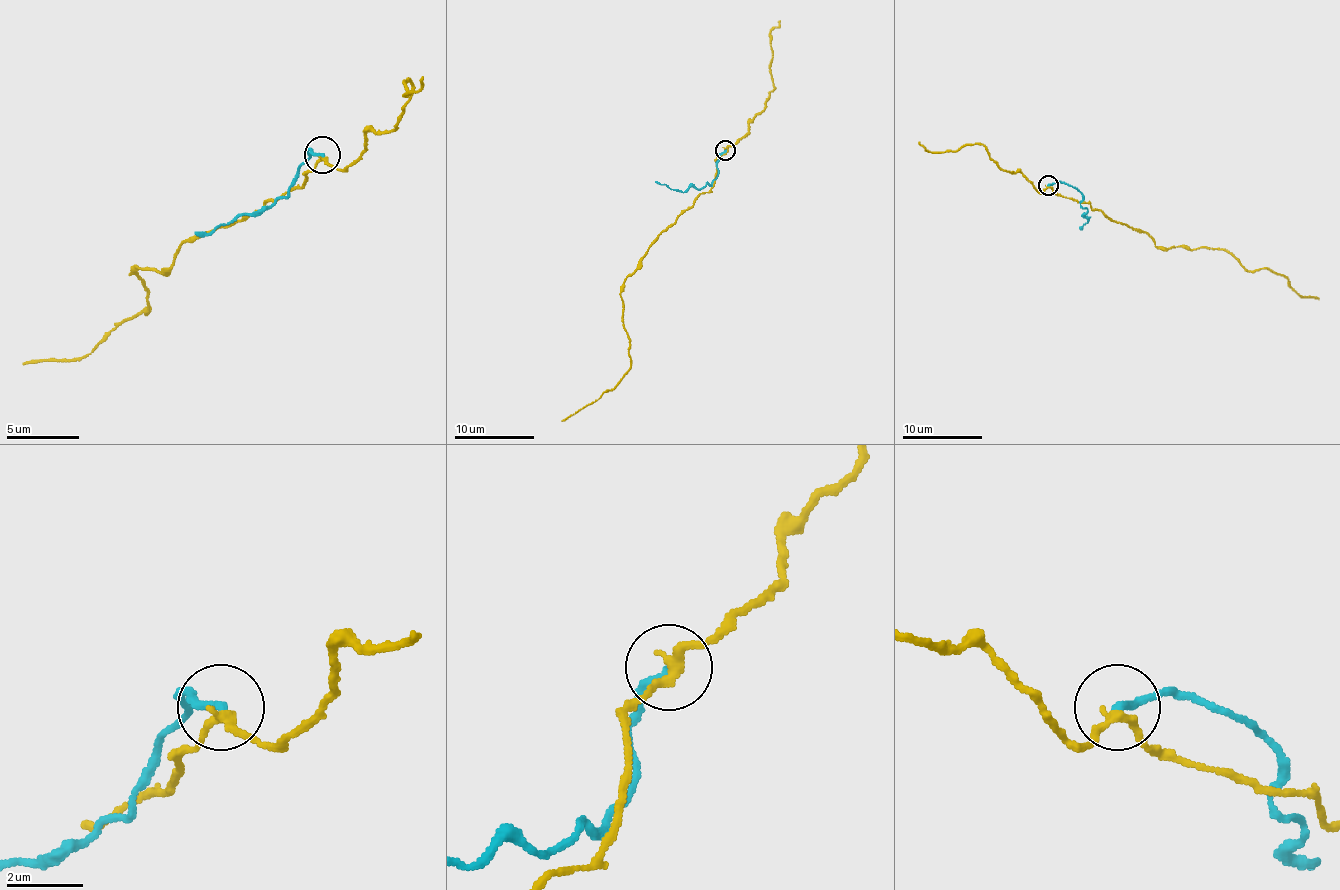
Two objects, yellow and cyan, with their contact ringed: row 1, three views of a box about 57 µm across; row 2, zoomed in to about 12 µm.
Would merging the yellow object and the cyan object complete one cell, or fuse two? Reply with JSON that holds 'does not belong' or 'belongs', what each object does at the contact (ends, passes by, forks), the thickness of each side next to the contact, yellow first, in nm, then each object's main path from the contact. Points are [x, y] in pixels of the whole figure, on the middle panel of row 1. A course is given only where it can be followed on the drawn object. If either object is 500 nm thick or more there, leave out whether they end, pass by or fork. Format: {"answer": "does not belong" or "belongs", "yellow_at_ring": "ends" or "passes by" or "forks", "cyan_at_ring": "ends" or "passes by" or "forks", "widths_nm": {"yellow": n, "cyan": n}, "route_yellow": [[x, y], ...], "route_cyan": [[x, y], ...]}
{"answer": "does not belong", "yellow_at_ring": "passes by", "cyan_at_ring": "ends", "widths_nm": {"yellow": 240, "cyan": 240}, "route_yellow": [[724, 151], [716, 161], [714, 185], [676, 219], [625, 280], [621, 292], [629, 372], [597, 400], [561, 420]], "route_cyan": [[724, 151], [716, 165], [718, 173], [710, 185], [706, 183], [700, 189], [674, 191], [655, 181]]}

